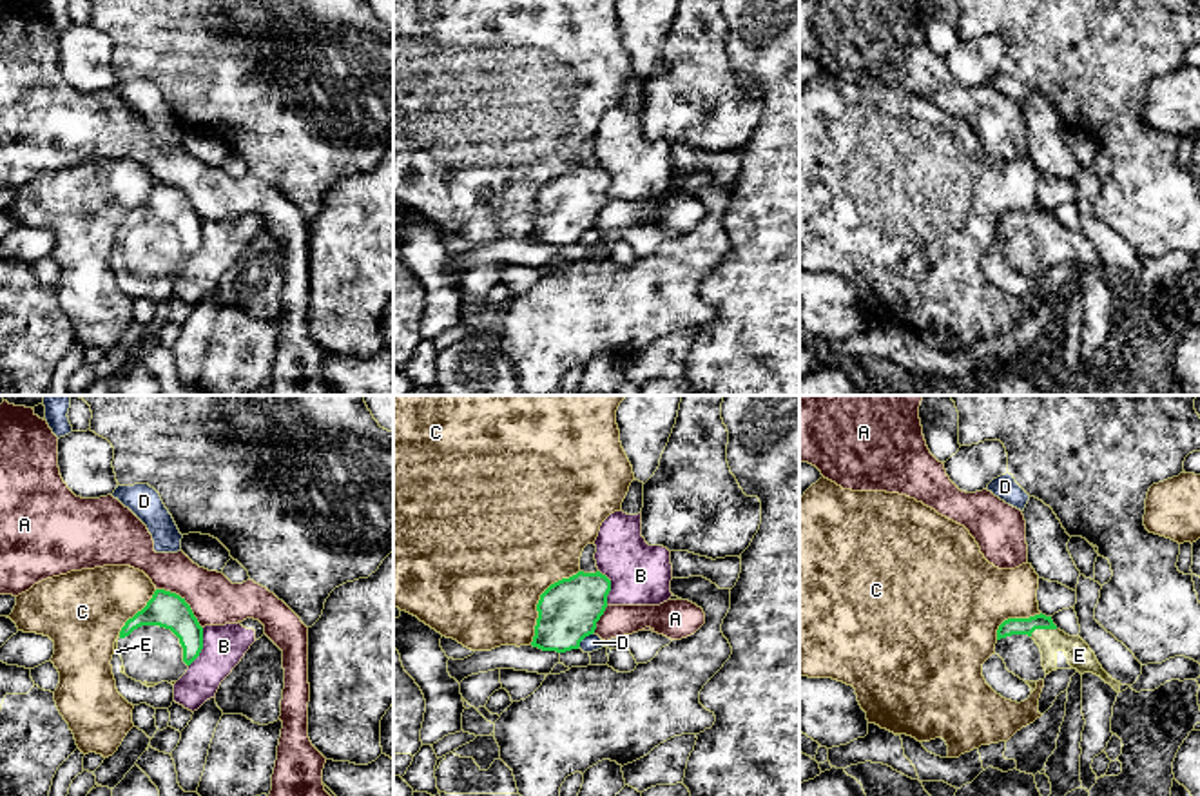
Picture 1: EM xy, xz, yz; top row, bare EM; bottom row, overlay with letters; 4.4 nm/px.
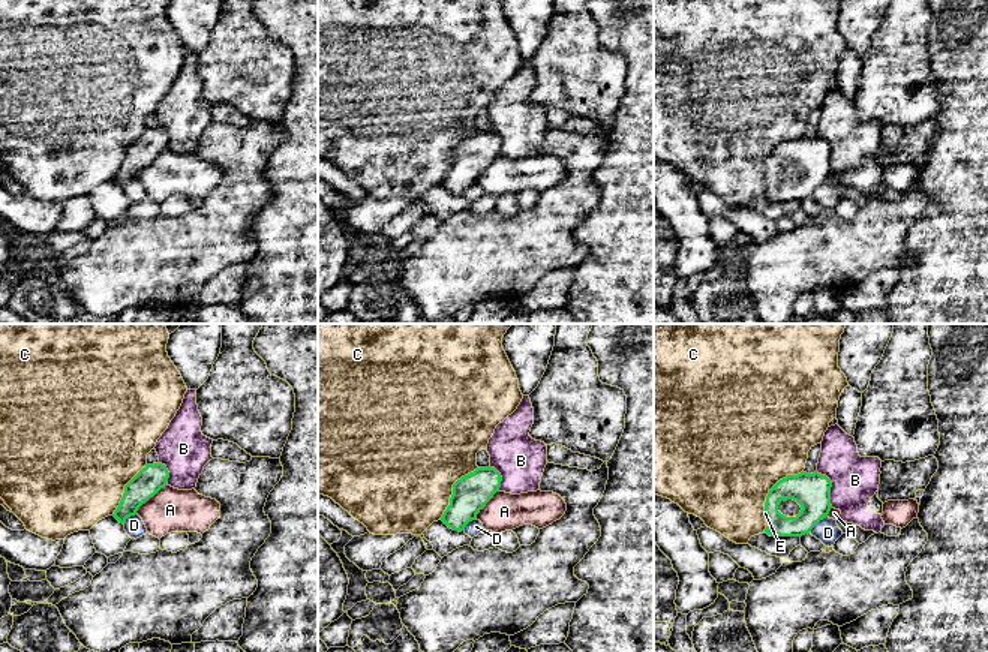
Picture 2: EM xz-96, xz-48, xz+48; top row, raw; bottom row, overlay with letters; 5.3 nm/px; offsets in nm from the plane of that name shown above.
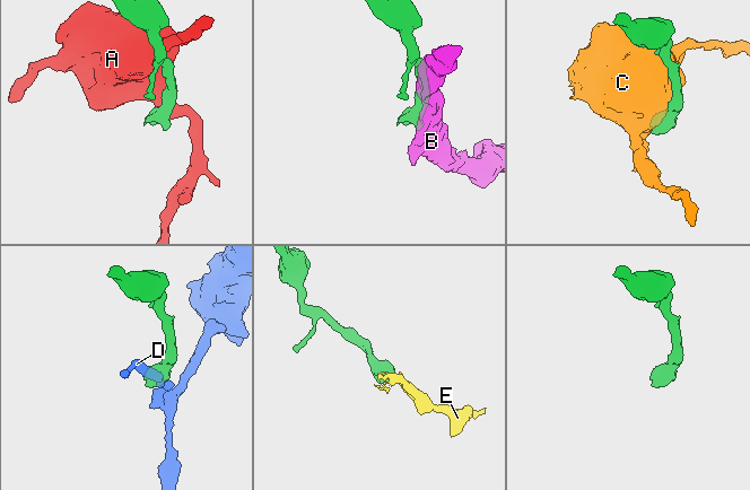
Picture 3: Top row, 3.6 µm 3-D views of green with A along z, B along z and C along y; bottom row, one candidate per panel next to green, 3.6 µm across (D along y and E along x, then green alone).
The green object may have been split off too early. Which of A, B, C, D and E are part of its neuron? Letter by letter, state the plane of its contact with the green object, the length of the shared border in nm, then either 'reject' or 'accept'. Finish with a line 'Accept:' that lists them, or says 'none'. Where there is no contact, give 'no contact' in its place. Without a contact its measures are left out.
A: xy | 280 nm | reject
B: xy | 190 nm | reject
C: xz | 400 nm | reject
D: xz | 110 nm | reject
E: yz | 120 nm | accept
Accept: E

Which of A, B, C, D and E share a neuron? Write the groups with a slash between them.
A / B / C / D / E

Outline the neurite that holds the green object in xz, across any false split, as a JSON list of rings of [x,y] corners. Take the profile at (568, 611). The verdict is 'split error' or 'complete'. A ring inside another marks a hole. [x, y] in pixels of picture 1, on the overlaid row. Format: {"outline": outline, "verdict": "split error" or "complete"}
{"outline": [[[578,571],[551,584],[537,604],[538,618],[531,646],[556,653],[578,649],[580,642],[595,633],[609,591],[611,580],[600,571]]], "verdict": "complete"}

